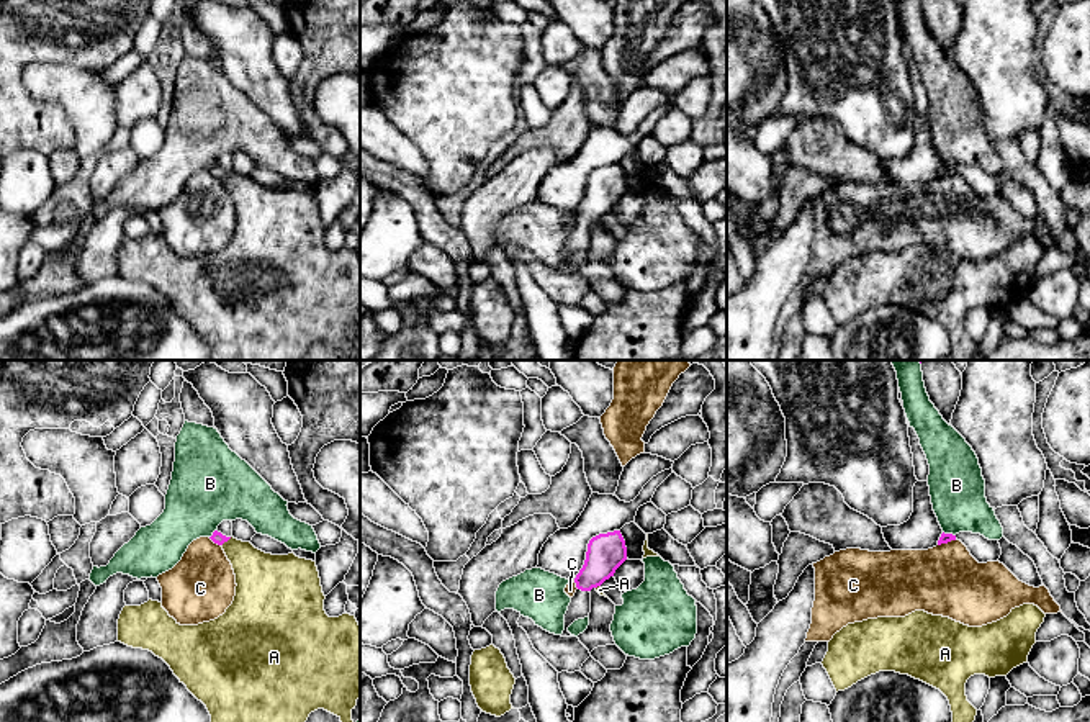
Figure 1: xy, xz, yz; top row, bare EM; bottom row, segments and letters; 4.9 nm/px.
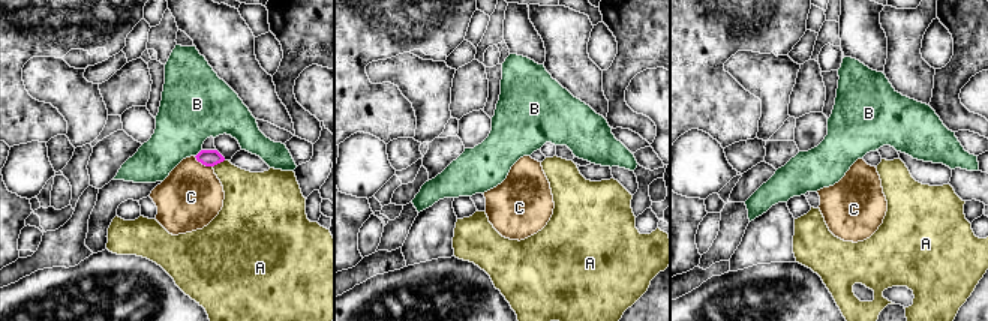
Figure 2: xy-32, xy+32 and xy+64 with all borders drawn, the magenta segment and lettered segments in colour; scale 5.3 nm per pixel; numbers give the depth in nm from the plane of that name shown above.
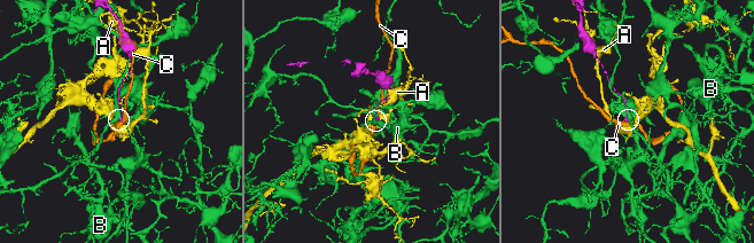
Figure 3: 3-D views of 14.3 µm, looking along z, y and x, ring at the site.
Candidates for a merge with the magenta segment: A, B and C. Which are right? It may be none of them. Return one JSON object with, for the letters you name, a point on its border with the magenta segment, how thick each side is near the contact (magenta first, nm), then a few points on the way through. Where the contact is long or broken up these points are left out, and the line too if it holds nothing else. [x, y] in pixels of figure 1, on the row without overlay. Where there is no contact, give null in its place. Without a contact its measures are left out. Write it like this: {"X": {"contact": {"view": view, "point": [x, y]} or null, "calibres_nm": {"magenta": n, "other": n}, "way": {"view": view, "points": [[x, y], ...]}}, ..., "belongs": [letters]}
{"belongs": []}

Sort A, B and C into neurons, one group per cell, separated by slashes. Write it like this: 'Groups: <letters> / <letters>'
Groups: A / B / C

